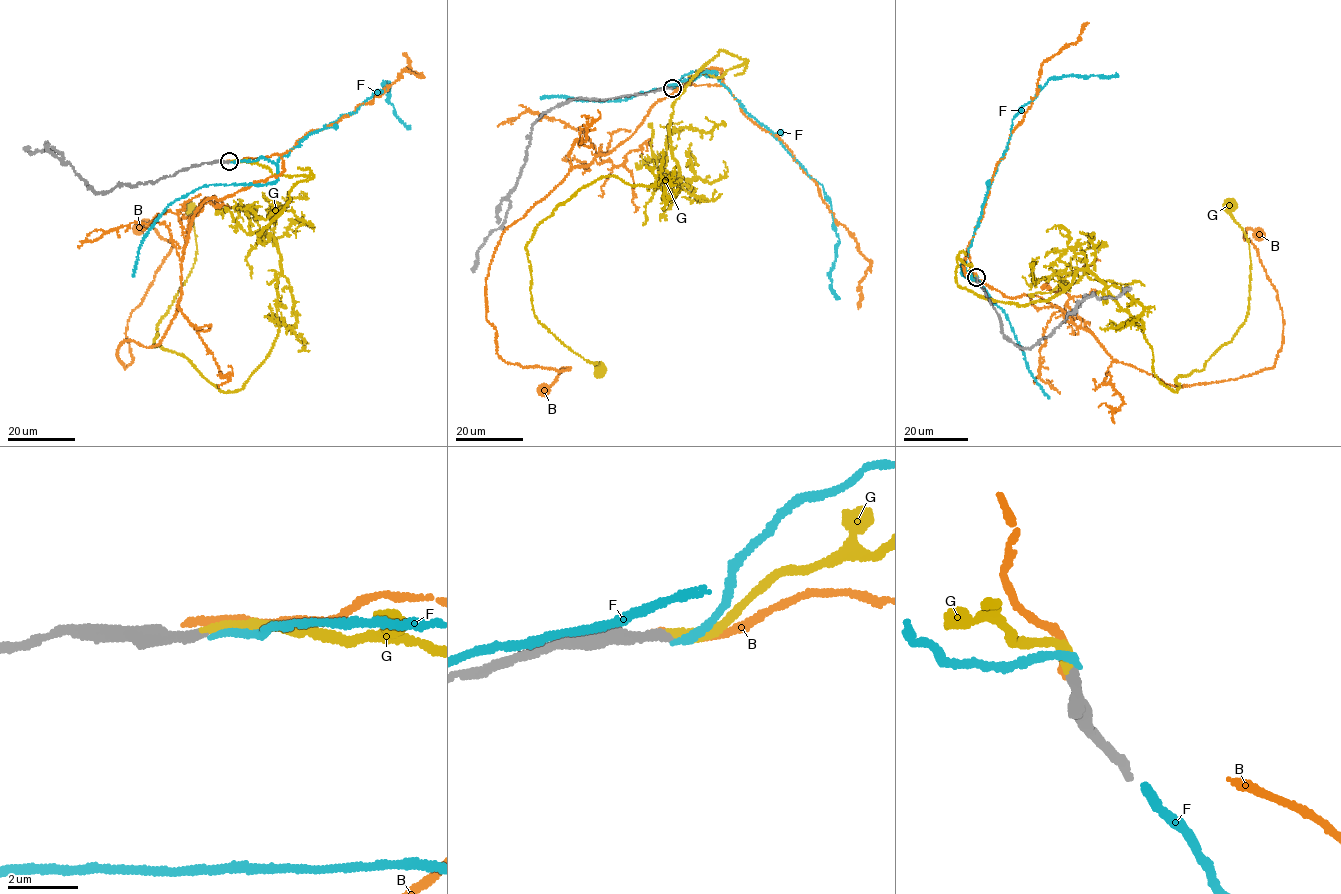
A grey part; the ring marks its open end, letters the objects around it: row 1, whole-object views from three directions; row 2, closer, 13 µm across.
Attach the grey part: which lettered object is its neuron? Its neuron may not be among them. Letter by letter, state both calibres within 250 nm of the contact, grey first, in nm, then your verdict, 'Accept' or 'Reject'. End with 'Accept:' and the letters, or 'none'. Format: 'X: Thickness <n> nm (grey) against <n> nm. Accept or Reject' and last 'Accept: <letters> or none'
B: Thickness 300 nm (grey) against 200 nm. Reject
F: Thickness 240 nm (grey) against 200 nm. Reject
G: Thickness 280 nm (grey) against 220 nm. Accept
Accept: G

